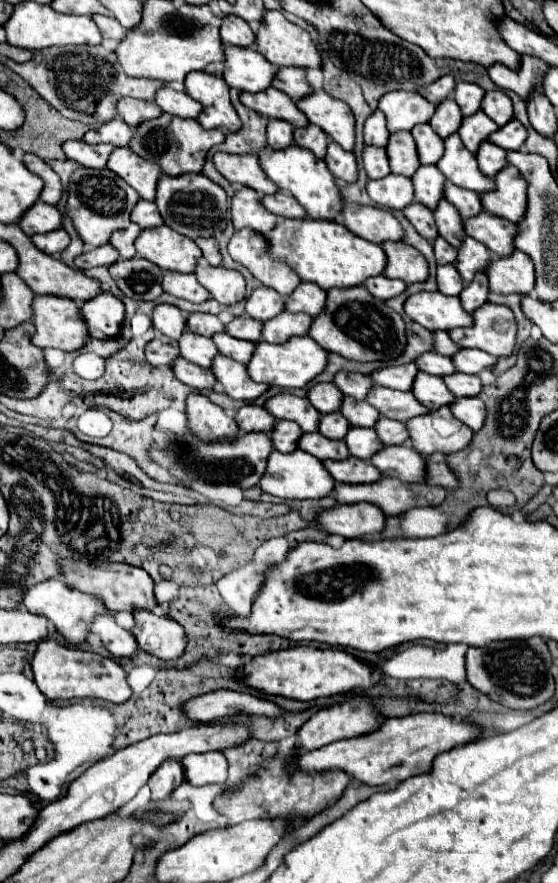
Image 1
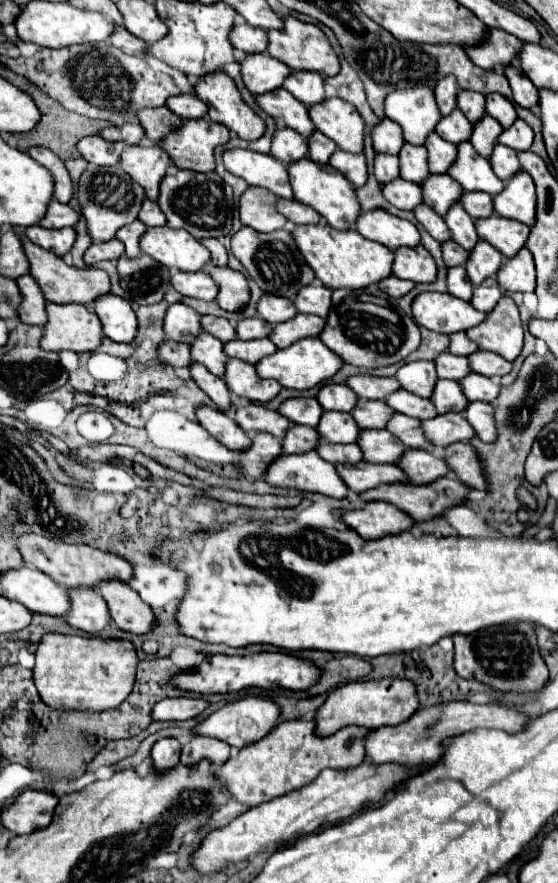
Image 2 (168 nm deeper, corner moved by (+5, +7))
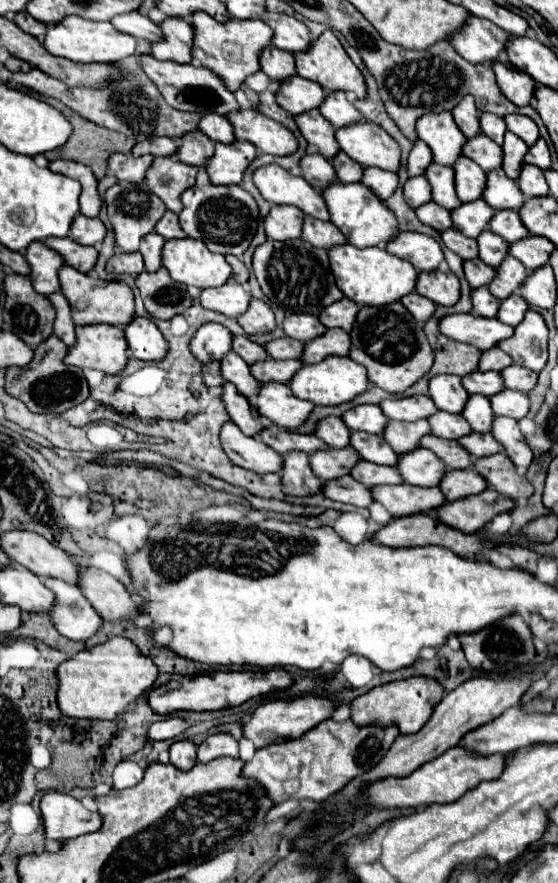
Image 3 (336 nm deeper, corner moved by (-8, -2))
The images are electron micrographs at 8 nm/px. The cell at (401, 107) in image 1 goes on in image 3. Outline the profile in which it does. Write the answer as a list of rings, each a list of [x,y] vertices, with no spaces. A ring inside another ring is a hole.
[[[451,112],[421,116],[417,122],[417,134],[419,140],[431,148],[435,162],[451,168],[455,166],[455,160],[461,156],[461,148],[467,142],[463,132],[455,128]]]

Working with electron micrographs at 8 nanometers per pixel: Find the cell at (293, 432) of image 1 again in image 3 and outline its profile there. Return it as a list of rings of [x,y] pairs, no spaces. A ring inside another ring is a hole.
[[[329,448],[319,450],[309,456],[313,472],[323,480],[337,480],[341,476],[351,474],[351,466],[355,466],[361,460],[361,456],[353,448]]]

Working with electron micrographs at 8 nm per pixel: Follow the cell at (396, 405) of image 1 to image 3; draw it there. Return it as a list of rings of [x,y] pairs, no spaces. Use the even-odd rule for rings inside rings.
[[[437,412],[429,418],[429,424],[433,428],[433,434],[447,440],[459,440],[467,434],[471,434],[471,426],[467,420],[463,420],[461,414],[449,414],[449,412]]]

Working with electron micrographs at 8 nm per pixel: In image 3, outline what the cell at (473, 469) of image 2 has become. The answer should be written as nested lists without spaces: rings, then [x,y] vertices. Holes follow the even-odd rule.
[[[501,452],[501,454],[493,454],[487,458],[477,458],[473,470],[477,470],[493,490],[497,490],[499,494],[505,494],[513,500],[517,498],[529,498],[533,494],[531,482],[521,476],[515,468],[515,464],[511,462],[511,458]]]

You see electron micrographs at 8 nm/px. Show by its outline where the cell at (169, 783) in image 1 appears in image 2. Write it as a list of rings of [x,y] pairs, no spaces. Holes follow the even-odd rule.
[[[160,739],[152,747],[152,767],[166,773],[180,763],[180,743],[176,739]]]

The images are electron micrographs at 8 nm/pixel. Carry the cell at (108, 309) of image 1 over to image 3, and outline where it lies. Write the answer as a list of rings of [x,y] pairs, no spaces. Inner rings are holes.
[[[135,318],[131,324],[125,326],[125,338],[129,342],[131,356],[145,360],[145,362],[159,362],[165,358],[169,344],[149,318]]]

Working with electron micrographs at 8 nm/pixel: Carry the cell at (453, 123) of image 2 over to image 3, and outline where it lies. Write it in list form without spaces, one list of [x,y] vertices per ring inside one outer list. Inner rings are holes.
[[[475,136],[463,146],[463,154],[471,158],[475,164],[479,164],[485,172],[491,172],[495,168],[501,168],[503,162],[503,148],[491,142],[487,136]]]

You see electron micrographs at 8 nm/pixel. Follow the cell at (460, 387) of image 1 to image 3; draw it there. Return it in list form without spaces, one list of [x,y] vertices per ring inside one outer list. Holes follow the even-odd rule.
[[[505,388],[503,392],[495,394],[489,398],[493,404],[493,412],[495,416],[509,416],[509,418],[525,418],[529,414],[529,396],[519,392],[519,390],[509,390]]]

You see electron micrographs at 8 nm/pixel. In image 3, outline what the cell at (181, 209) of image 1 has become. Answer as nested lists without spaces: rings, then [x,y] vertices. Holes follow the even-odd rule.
[[[205,184],[185,190],[181,200],[183,212],[179,214],[179,222],[189,238],[203,240],[211,252],[223,256],[225,254],[241,256],[249,248],[259,226],[259,206],[247,190],[243,190],[241,186]]]

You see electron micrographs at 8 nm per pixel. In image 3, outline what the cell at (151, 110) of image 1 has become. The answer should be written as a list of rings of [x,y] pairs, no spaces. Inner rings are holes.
[[[191,132],[185,134],[179,140],[179,150],[177,150],[177,158],[185,164],[197,166],[197,168],[205,168],[207,160],[213,156],[215,152],[215,142],[209,140],[207,136],[203,136],[203,132]]]

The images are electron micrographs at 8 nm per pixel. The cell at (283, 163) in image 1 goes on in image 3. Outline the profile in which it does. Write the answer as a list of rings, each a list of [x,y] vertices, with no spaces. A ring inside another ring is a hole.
[[[335,182],[323,190],[323,198],[331,212],[331,222],[347,236],[349,244],[353,244],[357,248],[387,246],[387,242],[395,240],[395,236],[399,234],[395,214],[361,182],[357,182],[357,184]]]

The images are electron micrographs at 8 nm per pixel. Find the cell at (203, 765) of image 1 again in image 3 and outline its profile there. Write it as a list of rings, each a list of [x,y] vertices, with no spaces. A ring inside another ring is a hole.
[[[213,734],[197,750],[199,762],[211,762],[221,756],[231,756],[231,758],[239,756],[237,740],[231,734]]]

